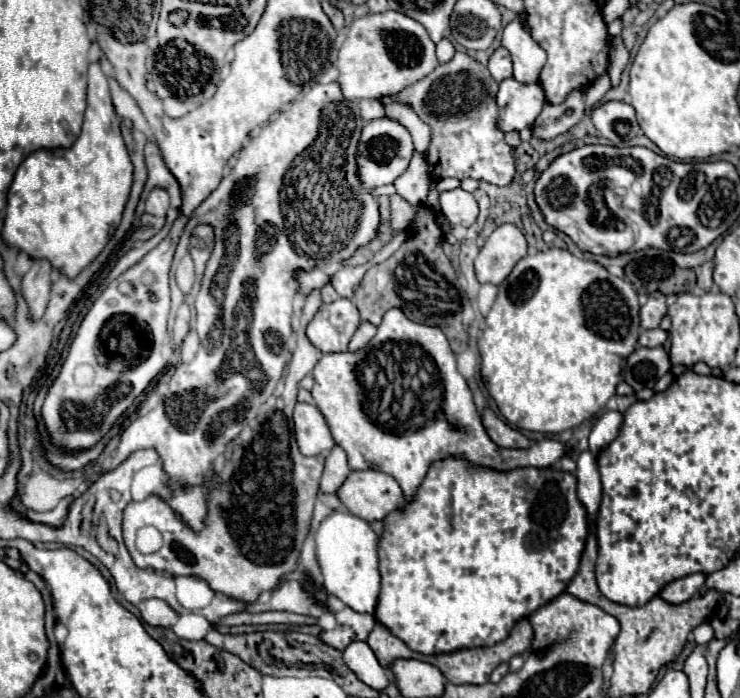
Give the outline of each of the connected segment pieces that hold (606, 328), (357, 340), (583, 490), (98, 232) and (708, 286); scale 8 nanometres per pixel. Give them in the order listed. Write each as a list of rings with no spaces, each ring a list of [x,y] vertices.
[[[551,247],[547,251],[537,251],[533,255],[523,257],[509,277],[499,285],[497,301],[487,315],[487,327],[483,329],[483,335],[479,337],[479,353],[481,353],[481,379],[485,381],[489,395],[495,399],[501,415],[515,427],[527,429],[527,431],[539,431],[539,433],[561,433],[565,429],[577,427],[581,421],[597,415],[601,409],[605,409],[607,401],[611,395],[615,395],[615,387],[623,381],[623,367],[625,359],[635,351],[637,339],[639,339],[639,301],[637,301],[637,291],[633,285],[621,277],[611,275],[605,267],[601,267],[595,261],[587,259],[577,259],[571,255],[567,249],[557,249]]]
[[[361,321],[359,329],[355,331],[351,343],[349,343],[349,351],[357,351],[357,347],[365,347],[365,343],[369,343],[369,339],[375,335],[375,325],[369,321]]]
[[[583,451],[577,457],[577,497],[585,505],[591,519],[597,515],[597,507],[601,503],[601,477],[597,475],[597,461],[595,455]]]
[[[95,61],[89,65],[89,89],[87,89],[87,109],[81,135],[71,147],[53,147],[33,151],[17,169],[15,179],[9,187],[7,197],[7,213],[3,225],[3,239],[11,247],[19,247],[29,253],[33,259],[49,259],[53,267],[59,267],[71,279],[77,277],[107,245],[113,229],[117,229],[121,221],[123,207],[129,197],[129,187],[133,181],[133,163],[125,149],[119,115],[113,109],[109,81],[101,71],[101,63]]]
[[[707,261],[703,263],[699,269],[697,269],[697,285],[703,289],[703,291],[711,291],[713,289],[713,261]]]

